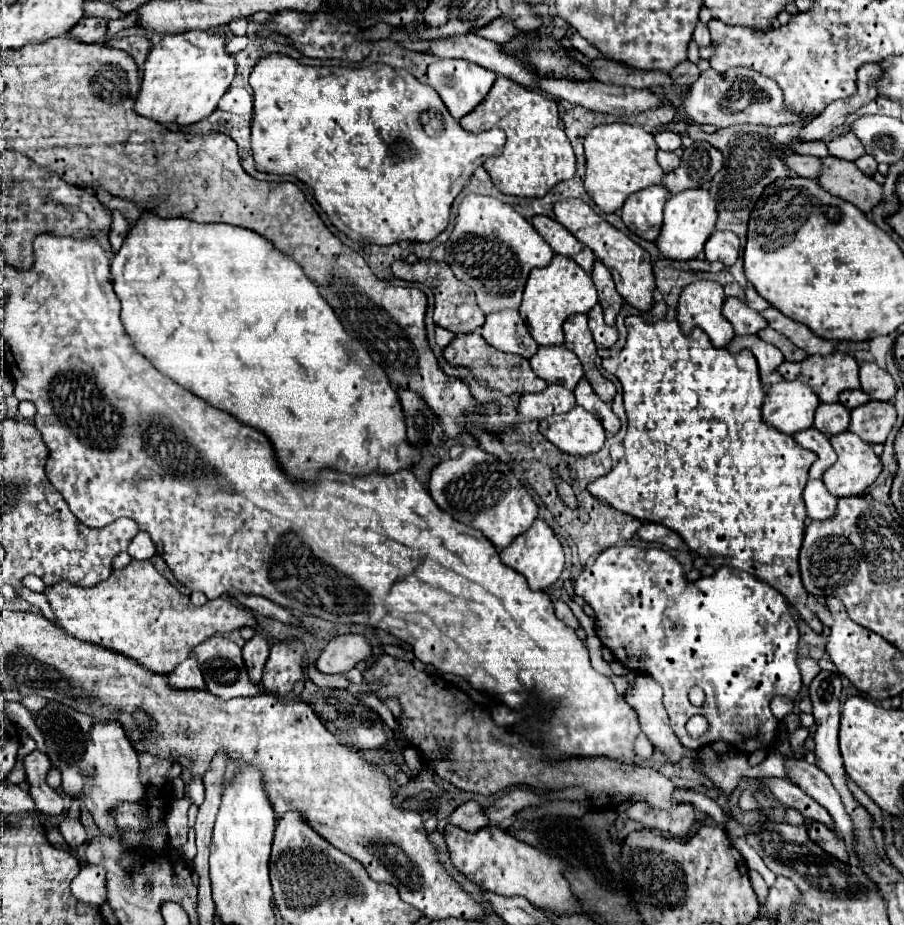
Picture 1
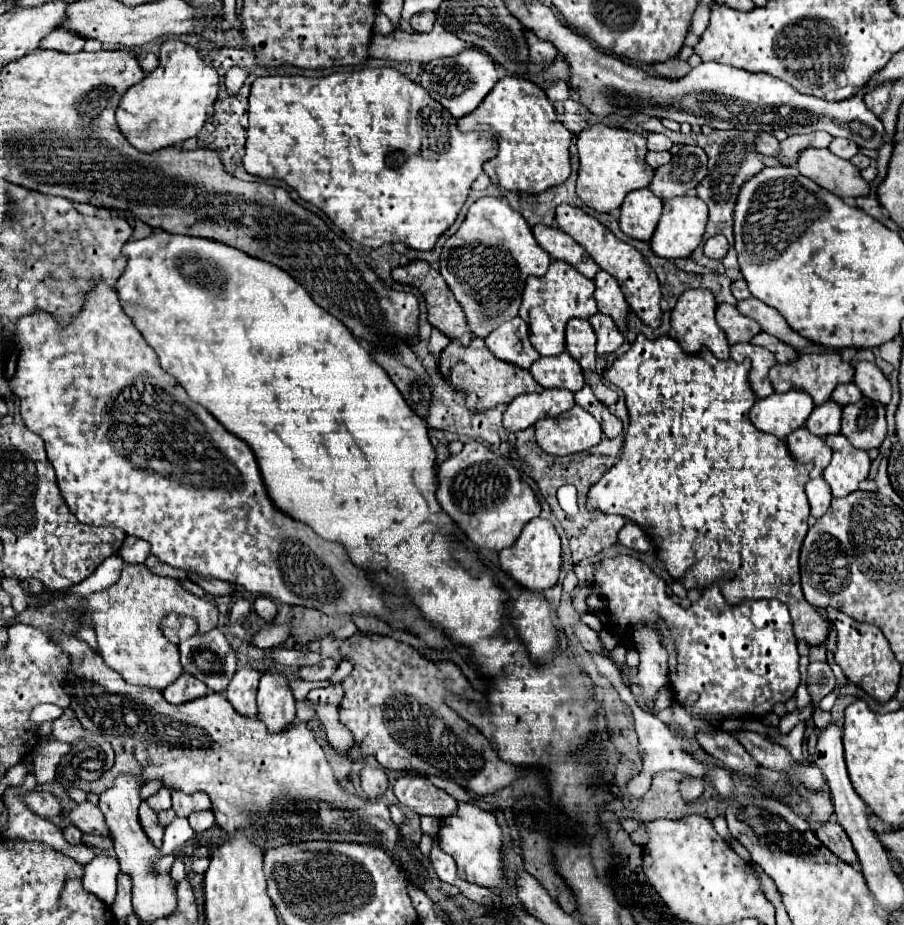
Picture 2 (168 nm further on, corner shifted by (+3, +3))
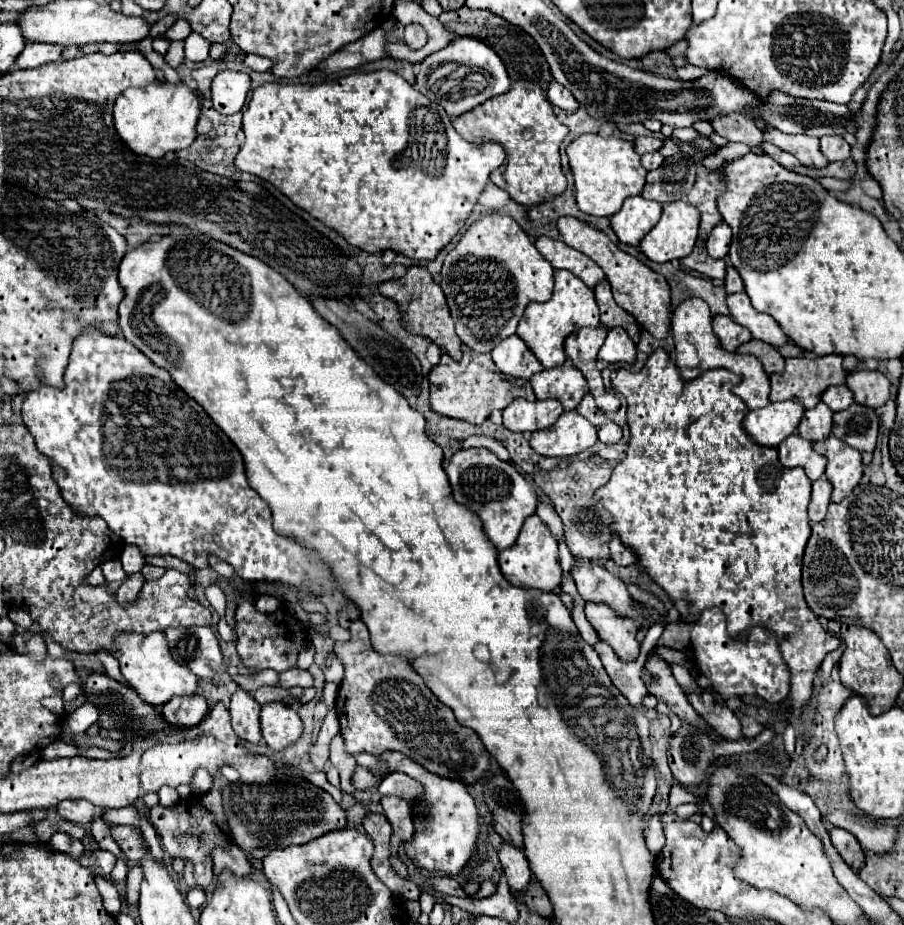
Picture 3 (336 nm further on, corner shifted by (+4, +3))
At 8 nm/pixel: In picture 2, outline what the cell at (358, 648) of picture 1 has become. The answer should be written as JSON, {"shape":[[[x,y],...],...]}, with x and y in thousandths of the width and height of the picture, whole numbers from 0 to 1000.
{"shape":[[[357,712],[353,719],[331,721],[329,732],[335,734],[335,736],[360,736],[360,734],[366,734],[366,730],[371,728],[373,719],[375,717],[371,712]]]}

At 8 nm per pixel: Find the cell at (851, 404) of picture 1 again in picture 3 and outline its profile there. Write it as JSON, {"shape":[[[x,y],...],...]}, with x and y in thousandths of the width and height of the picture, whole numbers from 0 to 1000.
{"shape":[[[923,416],[916,418],[909,427],[909,434],[920,442],[920,444],[931,444],[945,436],[945,427],[936,416]]]}

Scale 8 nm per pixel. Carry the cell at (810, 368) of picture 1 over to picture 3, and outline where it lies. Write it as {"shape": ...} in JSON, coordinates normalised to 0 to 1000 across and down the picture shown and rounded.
{"shape":[[[912,384],[912,386],[876,386],[869,388],[869,399],[865,403],[854,403],[852,405],[852,414],[854,414],[854,423],[852,423],[852,434],[869,434],[869,431],[881,431],[883,436],[887,436],[892,442],[898,442],[907,436],[909,425],[918,418],[918,416],[931,416],[936,412],[936,399],[931,397],[931,384]]]}

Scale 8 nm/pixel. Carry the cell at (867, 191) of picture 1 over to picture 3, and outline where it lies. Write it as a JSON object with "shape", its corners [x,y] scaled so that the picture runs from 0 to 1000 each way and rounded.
{"shape":[[[850,139],[847,142],[847,152],[856,155],[858,159],[876,165],[889,181],[900,181],[900,183],[912,183],[916,181],[916,172],[907,163],[907,152],[896,146],[869,146],[861,139]]]}

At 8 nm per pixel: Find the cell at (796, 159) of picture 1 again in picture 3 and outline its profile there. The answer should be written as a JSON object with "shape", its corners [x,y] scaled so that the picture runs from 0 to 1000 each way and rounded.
{"shape":[[[801,124],[799,129],[790,129],[788,137],[794,146],[803,148],[805,152],[816,152],[836,161],[845,155],[845,144],[834,135],[834,131],[825,129],[825,124]]]}

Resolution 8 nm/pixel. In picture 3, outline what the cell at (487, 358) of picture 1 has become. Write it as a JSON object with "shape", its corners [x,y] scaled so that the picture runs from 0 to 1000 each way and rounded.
{"shape":[[[522,377],[513,379],[511,390],[502,390],[496,382],[489,382],[489,388],[476,401],[476,440],[493,451],[513,453],[518,457],[533,457],[546,442],[558,442],[571,429],[591,434],[593,427],[584,410],[569,410],[553,403],[542,386],[542,382],[527,382]]]}

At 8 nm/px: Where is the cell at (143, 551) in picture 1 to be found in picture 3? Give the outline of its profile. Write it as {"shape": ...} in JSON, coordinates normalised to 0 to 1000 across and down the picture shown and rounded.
{"shape":[[[139,589],[133,606],[135,606],[135,613],[137,613],[137,617],[139,617],[142,622],[153,619],[153,617],[157,615],[157,611],[162,609],[157,596],[155,596],[150,589]]]}

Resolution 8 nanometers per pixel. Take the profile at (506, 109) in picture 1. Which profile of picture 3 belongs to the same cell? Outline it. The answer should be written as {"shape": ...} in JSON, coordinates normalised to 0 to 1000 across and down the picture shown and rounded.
{"shape":[[[571,88],[566,90],[564,98],[540,107],[533,111],[533,116],[504,126],[500,133],[502,139],[520,155],[555,157],[560,176],[542,189],[542,196],[562,206],[569,217],[577,222],[591,222],[619,211],[626,204],[626,191],[619,178],[619,157],[628,142],[626,135],[615,129],[613,118],[597,92],[586,88]]]}

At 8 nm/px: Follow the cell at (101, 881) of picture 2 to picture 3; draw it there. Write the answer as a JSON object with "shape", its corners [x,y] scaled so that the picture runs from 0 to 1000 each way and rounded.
{"shape":[[[106,916],[106,937],[113,942],[113,946],[117,948],[117,946],[122,946],[122,942],[124,942],[124,937],[126,937],[126,931],[128,931],[128,926],[124,924],[124,922],[119,922],[119,920],[113,920],[113,918],[108,918]]]}

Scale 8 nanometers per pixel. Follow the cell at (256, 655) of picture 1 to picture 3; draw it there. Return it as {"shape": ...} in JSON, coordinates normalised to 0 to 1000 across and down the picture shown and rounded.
{"shape":[[[261,745],[261,749],[254,756],[254,773],[257,773],[257,788],[263,797],[268,797],[274,803],[285,803],[290,799],[288,795],[288,762],[283,756],[270,747]]]}

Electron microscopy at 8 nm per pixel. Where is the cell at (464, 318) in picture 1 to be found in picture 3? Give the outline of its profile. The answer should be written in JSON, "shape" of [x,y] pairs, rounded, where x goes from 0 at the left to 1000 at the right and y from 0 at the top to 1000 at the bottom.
{"shape":[[[456,286],[447,299],[442,302],[431,302],[420,306],[420,317],[436,323],[442,330],[445,343],[447,343],[447,351],[454,360],[460,362],[469,362],[476,369],[485,371],[493,382],[498,382],[498,386],[502,388],[511,388],[511,369],[502,358],[502,347],[498,343],[496,330],[493,330],[493,321],[487,312],[487,308],[478,302],[478,297],[473,295],[471,289],[467,286]]]}

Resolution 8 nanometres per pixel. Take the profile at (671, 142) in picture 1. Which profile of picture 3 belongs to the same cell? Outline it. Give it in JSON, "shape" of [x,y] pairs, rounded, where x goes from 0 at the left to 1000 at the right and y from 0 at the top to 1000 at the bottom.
{"shape":[[[706,148],[706,150],[701,152],[701,159],[704,159],[706,168],[715,168],[715,165],[730,163],[732,157],[735,157],[735,152],[728,150],[728,148]]]}

